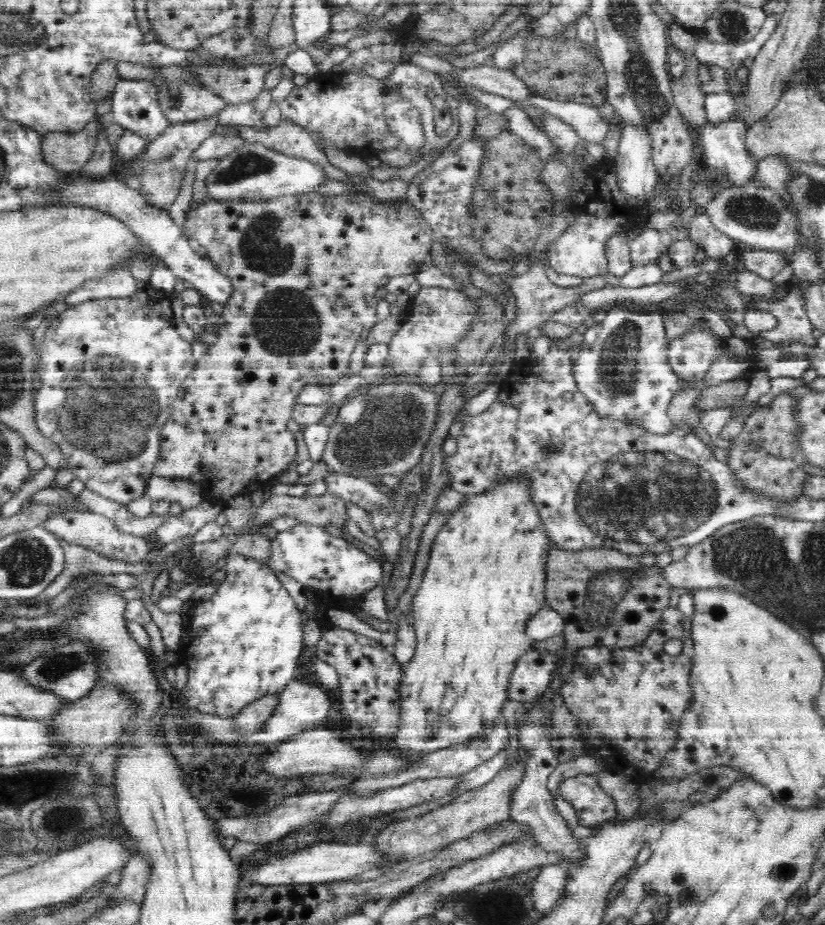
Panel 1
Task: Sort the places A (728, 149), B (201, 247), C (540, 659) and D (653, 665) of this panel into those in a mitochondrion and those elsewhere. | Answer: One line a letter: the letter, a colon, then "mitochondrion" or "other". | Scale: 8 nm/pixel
A: other
B: other
C: other
D: other

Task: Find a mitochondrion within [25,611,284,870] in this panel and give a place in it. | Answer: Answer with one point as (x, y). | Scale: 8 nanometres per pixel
(54, 668)

